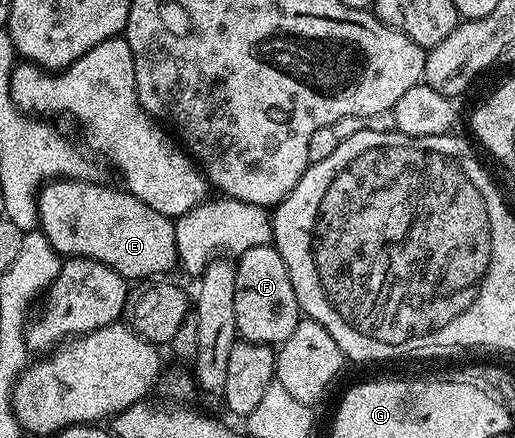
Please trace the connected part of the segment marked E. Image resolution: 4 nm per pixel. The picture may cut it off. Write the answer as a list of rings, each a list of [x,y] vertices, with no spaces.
[[[94,179],[52,180],[39,189],[38,227],[63,258],[96,260],[109,266],[128,282],[143,282],[148,278],[159,278],[162,272],[171,272],[175,263],[180,263],[175,237],[175,222],[172,217],[157,214],[153,206],[145,206],[141,198],[122,187],[110,188],[107,184],[94,184]]]

